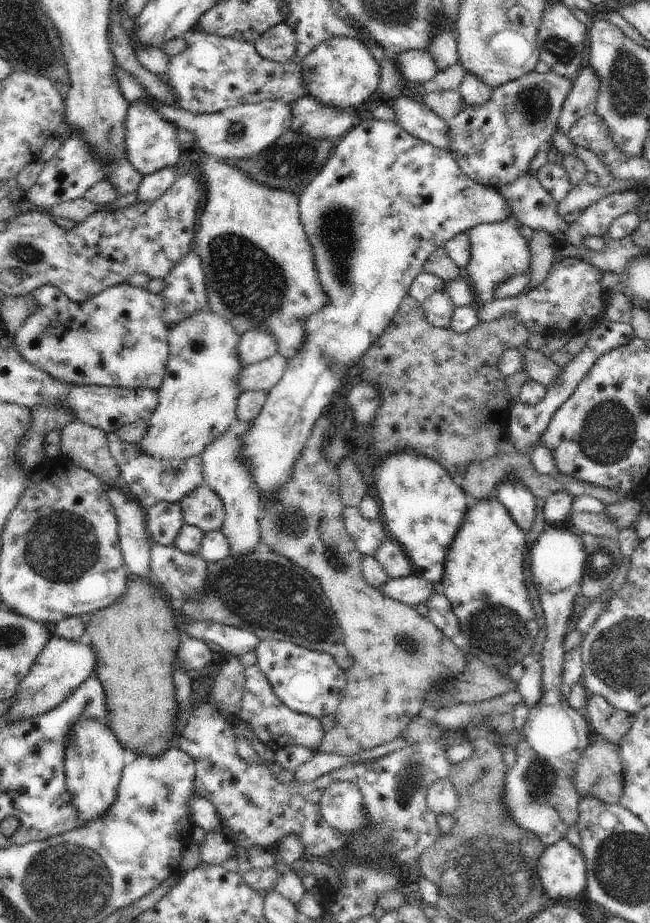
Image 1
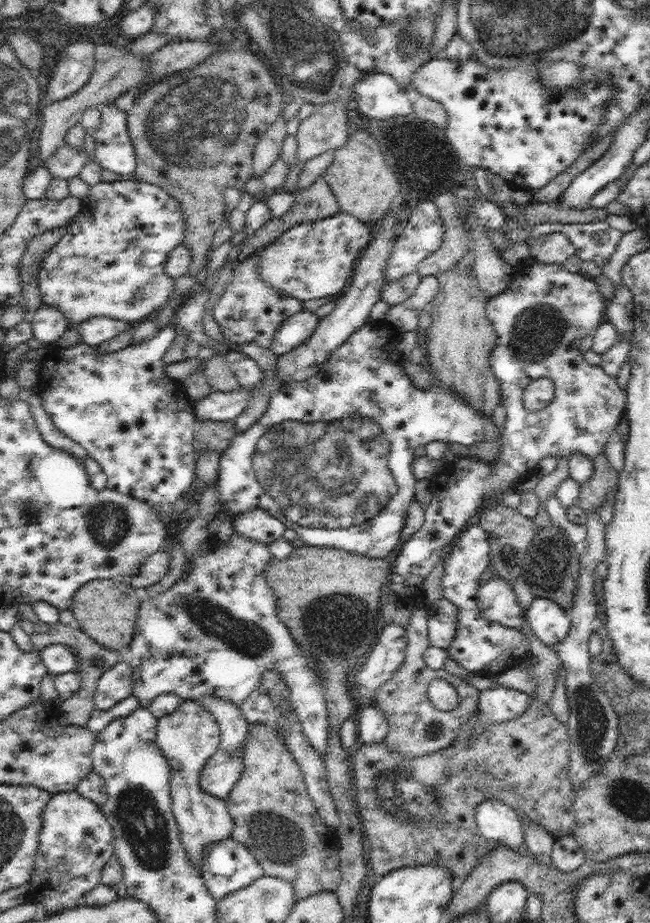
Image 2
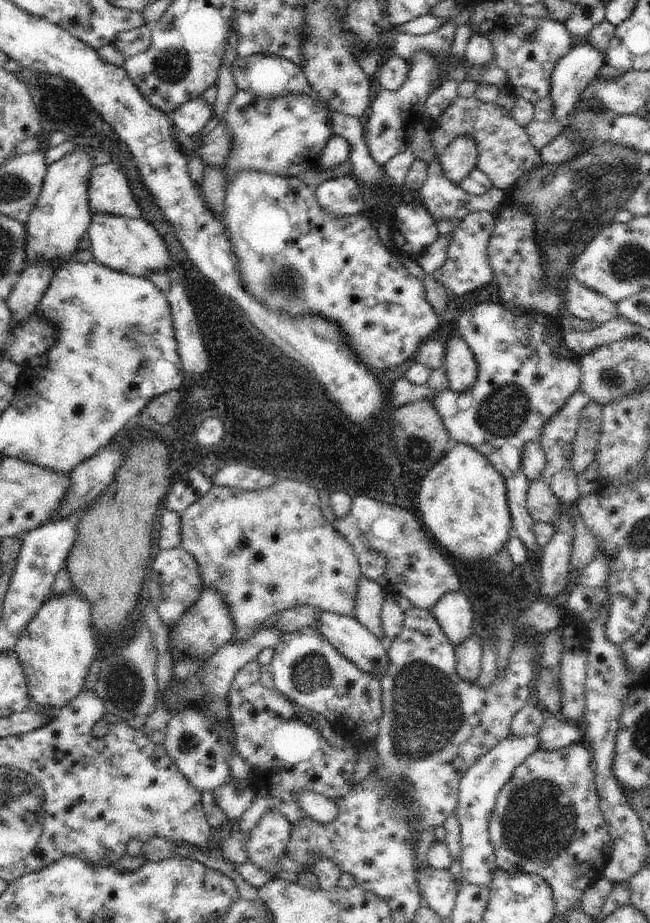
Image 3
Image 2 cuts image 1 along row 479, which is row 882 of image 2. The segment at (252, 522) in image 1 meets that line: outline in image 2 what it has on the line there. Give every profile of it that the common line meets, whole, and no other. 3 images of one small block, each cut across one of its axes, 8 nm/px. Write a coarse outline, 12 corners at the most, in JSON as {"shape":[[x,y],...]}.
{"shape":[[231,836],[204,847],[202,872],[218,902],[263,875]]}

